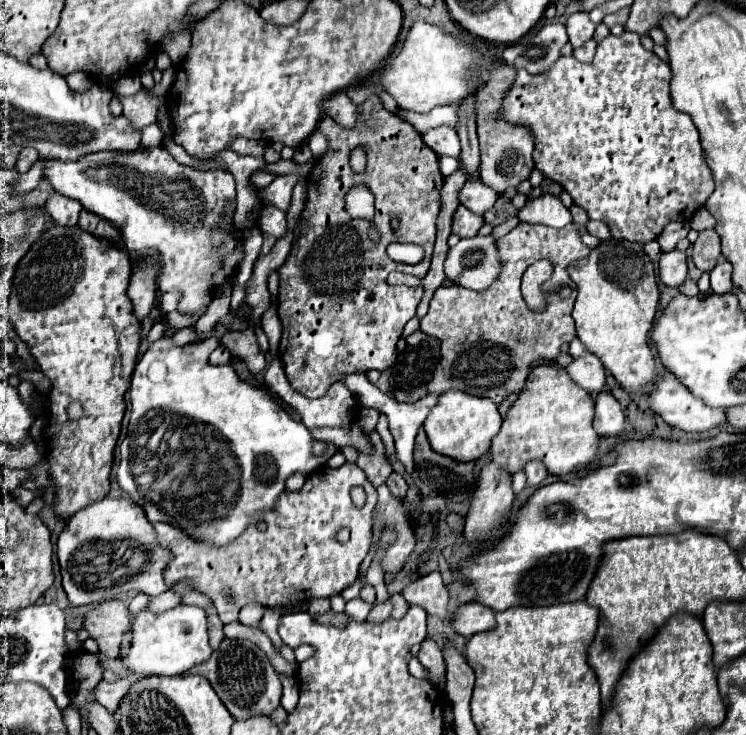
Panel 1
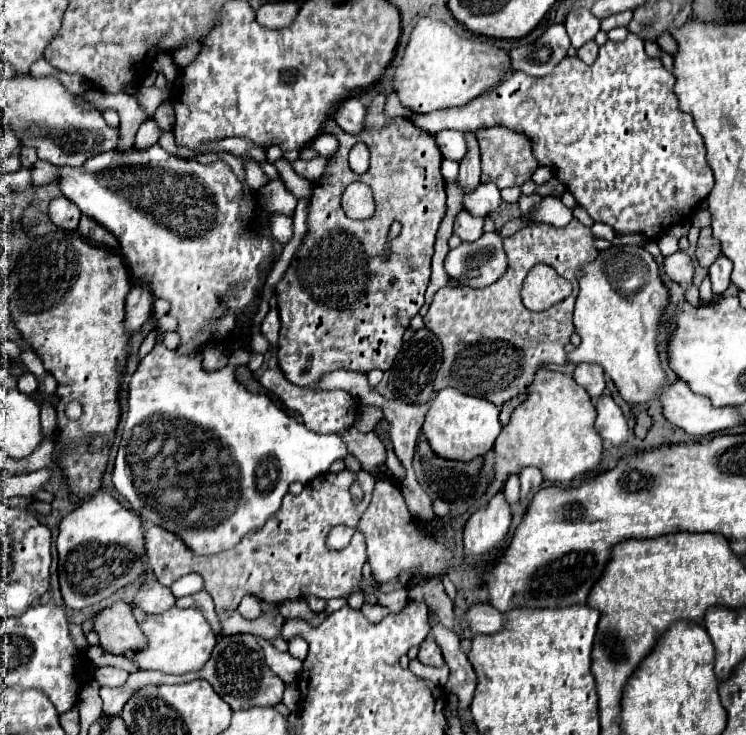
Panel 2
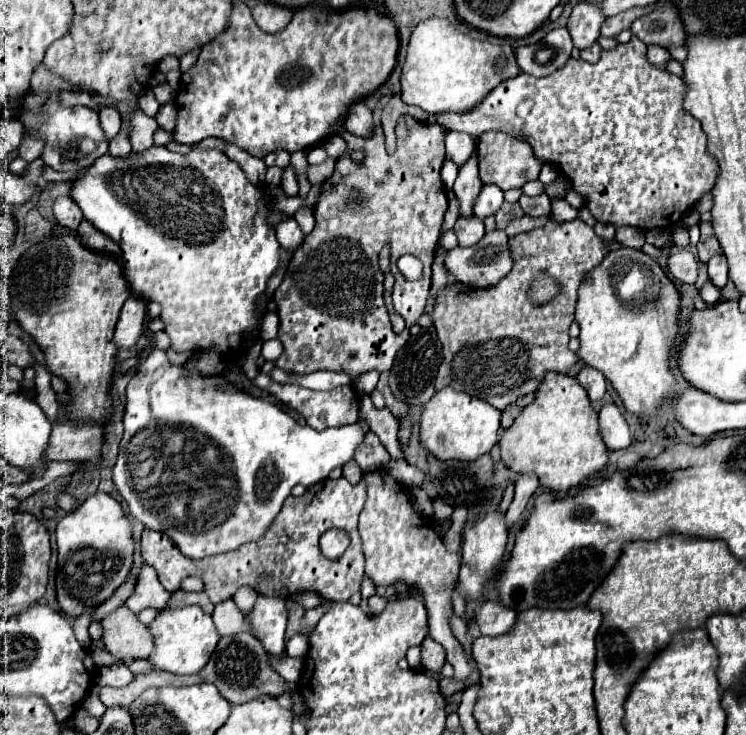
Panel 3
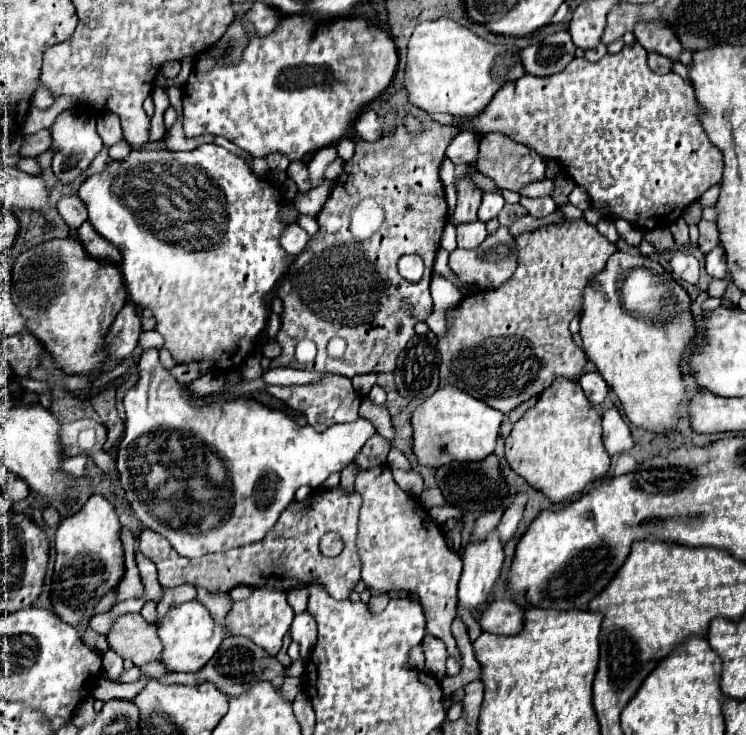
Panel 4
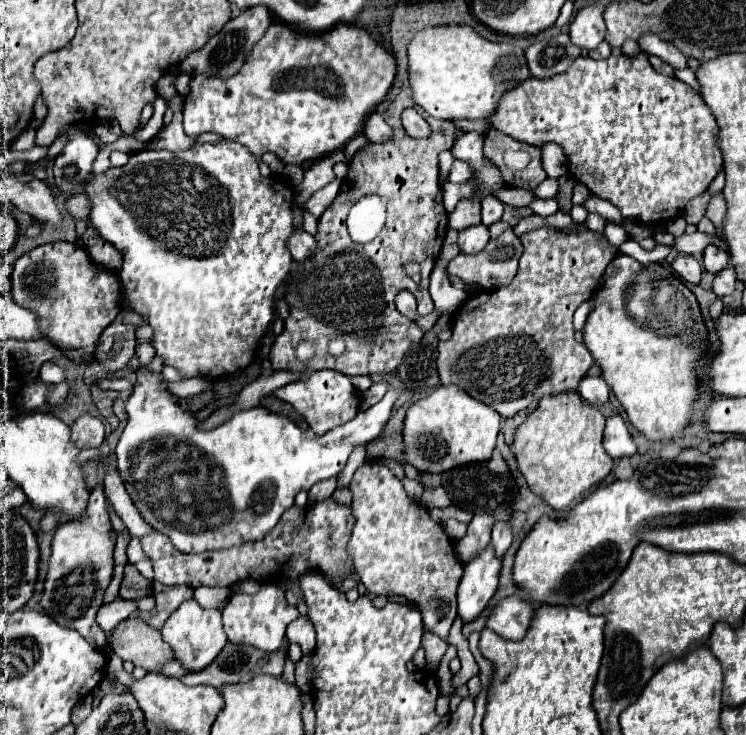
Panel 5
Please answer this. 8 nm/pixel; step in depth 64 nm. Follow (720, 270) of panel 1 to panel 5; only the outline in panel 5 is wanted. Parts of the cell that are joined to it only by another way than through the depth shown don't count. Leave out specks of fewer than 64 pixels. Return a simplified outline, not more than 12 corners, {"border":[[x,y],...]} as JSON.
{"border":[[714,244],[704,250],[704,268],[718,274],[730,256]]}

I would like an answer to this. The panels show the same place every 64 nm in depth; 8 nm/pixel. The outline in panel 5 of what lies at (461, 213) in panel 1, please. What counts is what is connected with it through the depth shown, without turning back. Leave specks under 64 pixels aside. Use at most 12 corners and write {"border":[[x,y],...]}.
{"border":[[484,224],[458,232],[458,246],[468,256],[484,250],[490,234]]}

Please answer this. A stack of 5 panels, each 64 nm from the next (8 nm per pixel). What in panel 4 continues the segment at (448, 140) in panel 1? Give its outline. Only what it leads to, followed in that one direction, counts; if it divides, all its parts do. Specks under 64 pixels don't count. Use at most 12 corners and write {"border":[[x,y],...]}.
{"border":[[460,132],[446,156],[454,164],[476,164],[480,136]]}

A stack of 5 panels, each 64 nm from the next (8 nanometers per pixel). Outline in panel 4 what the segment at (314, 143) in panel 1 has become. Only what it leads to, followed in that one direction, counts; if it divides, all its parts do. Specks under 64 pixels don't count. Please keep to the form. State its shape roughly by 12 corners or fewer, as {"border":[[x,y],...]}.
{"border":[[342,138],[336,144],[344,162],[354,156],[354,140]]}

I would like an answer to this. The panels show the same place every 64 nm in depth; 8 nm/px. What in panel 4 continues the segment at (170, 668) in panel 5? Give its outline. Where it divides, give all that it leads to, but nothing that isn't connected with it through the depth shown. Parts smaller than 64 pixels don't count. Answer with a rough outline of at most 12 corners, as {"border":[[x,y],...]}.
{"border":[[150,662],[140,668],[150,678],[164,678],[168,670],[160,662]]}

